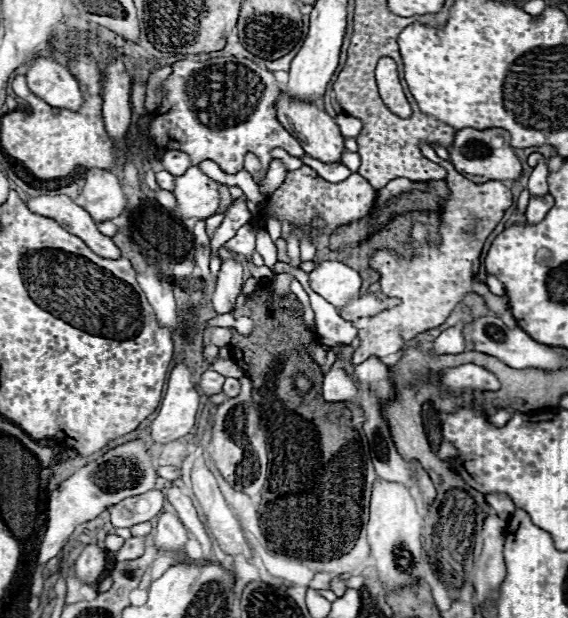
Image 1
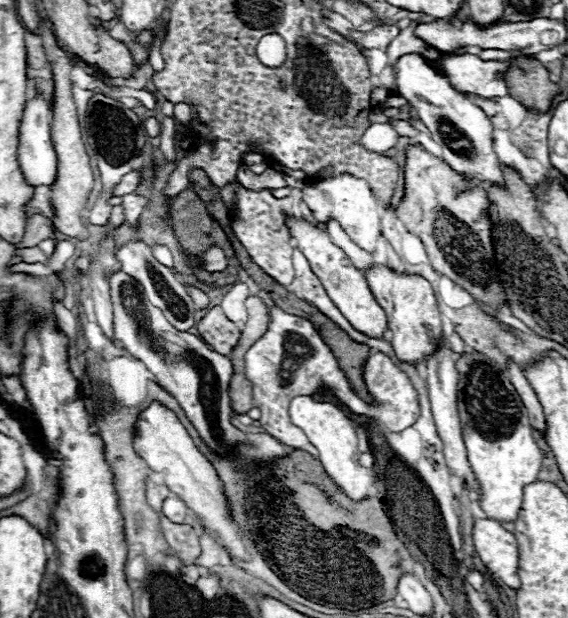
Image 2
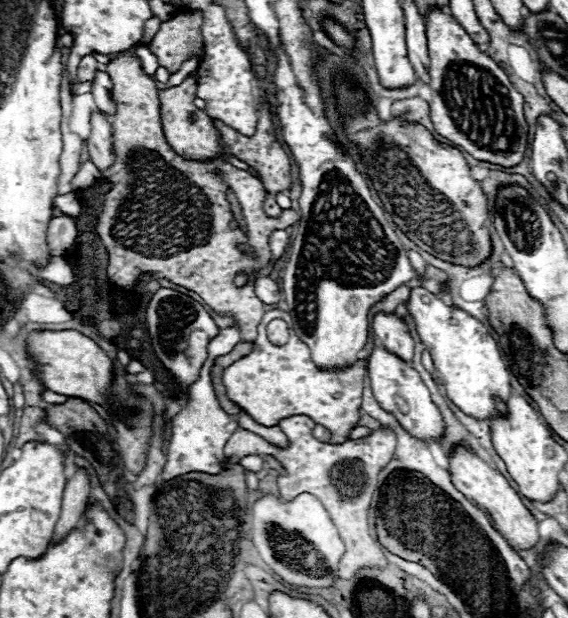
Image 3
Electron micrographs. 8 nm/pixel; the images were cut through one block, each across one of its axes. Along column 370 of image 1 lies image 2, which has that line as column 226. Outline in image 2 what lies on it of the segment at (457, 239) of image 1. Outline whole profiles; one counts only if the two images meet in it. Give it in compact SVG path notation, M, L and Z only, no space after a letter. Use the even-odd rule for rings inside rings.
M216 244L210 246L210 248L202 254L202 258L204 258L204 268L206 268L208 272L222 272L222 270L228 266L228 260L226 260L224 250L218 248ZM204 318L198 322L198 332L212 350L218 350L224 356L230 356L240 340L240 330L228 318Z

